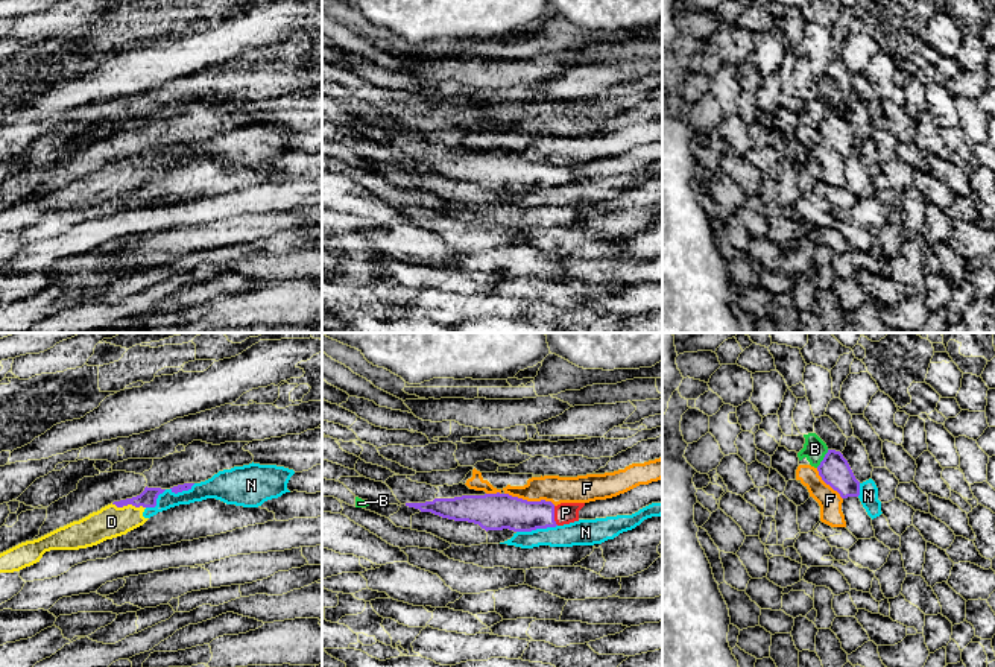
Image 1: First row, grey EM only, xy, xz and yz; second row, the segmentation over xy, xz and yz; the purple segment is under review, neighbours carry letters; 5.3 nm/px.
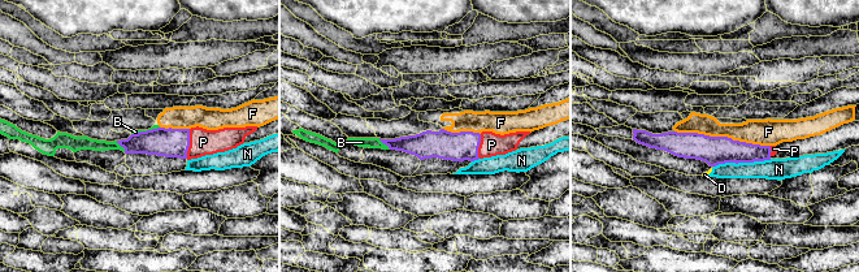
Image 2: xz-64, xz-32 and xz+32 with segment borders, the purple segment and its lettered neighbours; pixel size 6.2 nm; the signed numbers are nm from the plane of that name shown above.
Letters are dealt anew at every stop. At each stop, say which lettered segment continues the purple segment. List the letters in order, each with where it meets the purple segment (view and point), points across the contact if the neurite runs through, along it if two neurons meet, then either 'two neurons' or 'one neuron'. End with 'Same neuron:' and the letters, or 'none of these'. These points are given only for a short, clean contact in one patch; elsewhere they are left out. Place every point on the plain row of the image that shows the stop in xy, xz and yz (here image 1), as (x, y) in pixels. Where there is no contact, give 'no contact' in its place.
B: meets purple in yz at (824, 119); two neurons
D: meets purple in xy at (128, 163); two neurons
F: meets purple in xz at (530, 161); two neurons
N: meets purple in xz at (536, 187); border along xz (556, 184), (517, 192); two neurons
P: meets purple in xz at (553, 175); one neuron
Same neuron: P

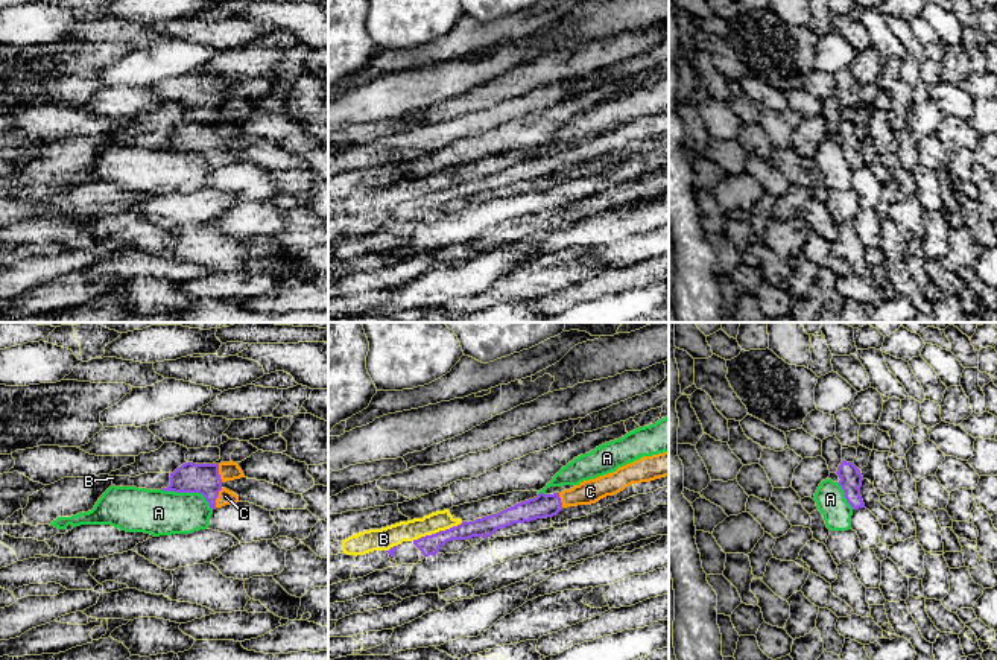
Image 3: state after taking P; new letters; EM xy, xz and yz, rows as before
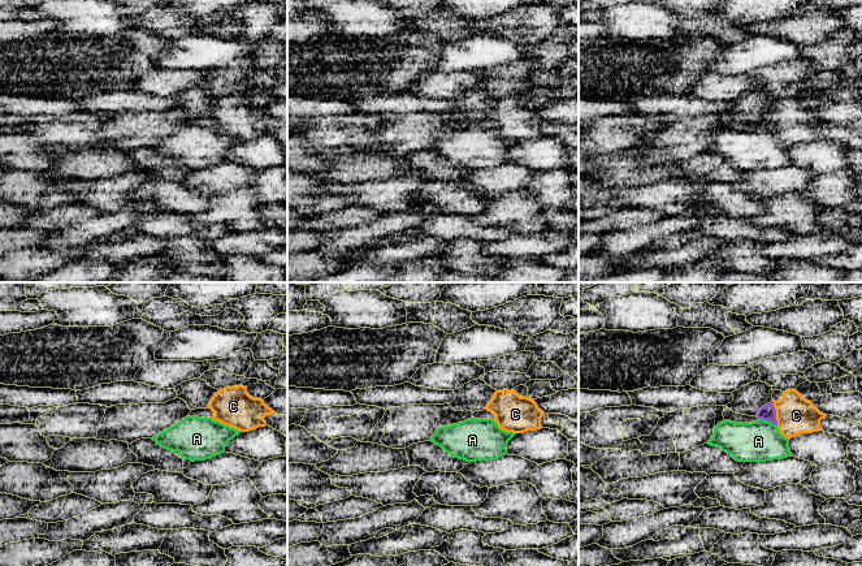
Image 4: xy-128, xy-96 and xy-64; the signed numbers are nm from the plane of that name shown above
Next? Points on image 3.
A: meets purple in xy at (189, 151); two neurons
B: meets purple in xz at (436, 192); two neurons
C: meets purple in xy at (216, 157); runs through xy (189, 137), (196, 137), (216, 157), (225, 155); one neuron
Same neuron: C

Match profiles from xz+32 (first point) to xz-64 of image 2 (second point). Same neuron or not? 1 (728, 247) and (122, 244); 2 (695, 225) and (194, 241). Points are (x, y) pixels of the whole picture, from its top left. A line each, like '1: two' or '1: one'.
1: two
2: two

